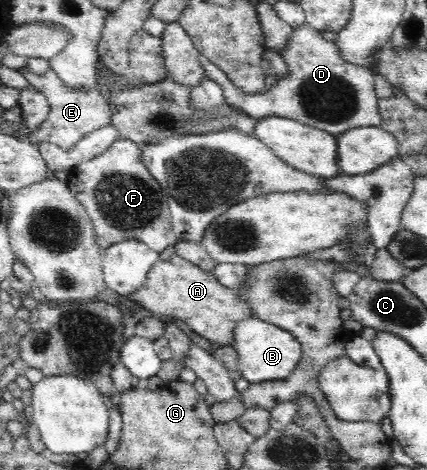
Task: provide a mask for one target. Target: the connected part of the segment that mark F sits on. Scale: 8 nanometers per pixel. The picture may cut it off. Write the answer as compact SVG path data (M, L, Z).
M119 139L108 149L104 154L74 166L68 173L68 181L66 182L71 194L87 211L87 216L93 224L99 248L107 250L118 242L135 240L144 242L149 248L160 253L168 246L175 245L178 240L172 229L170 199L163 192L163 187L159 181L144 165L143 151L141 151L140 145L129 139Z

